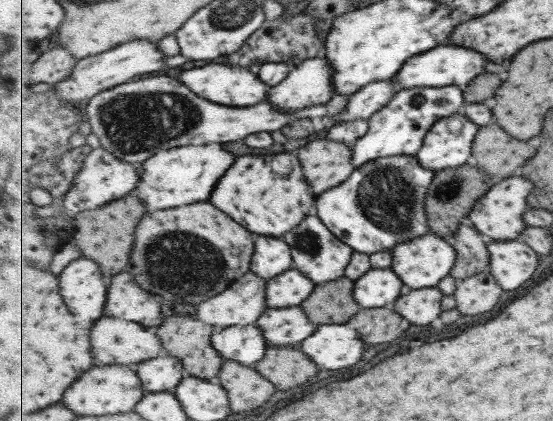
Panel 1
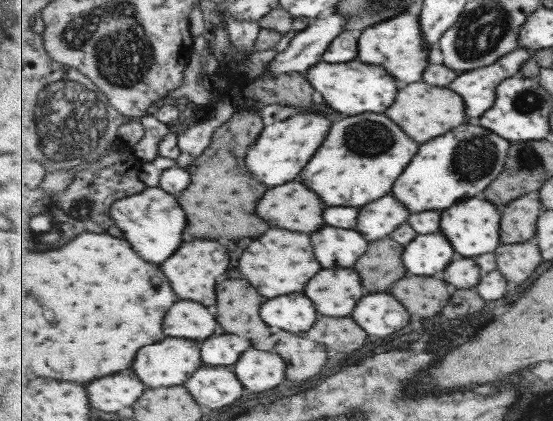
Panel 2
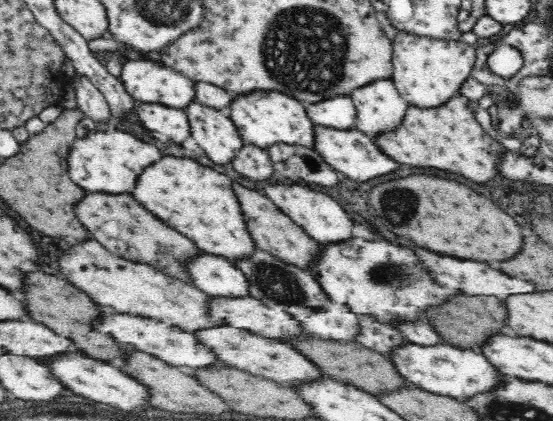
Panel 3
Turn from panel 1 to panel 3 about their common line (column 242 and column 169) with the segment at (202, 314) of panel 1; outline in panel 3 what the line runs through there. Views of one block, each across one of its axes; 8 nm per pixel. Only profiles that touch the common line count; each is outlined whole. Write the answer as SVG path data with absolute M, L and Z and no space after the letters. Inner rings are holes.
M94 239L84 244L80 241L72 247L72 252L68 252L64 258L58 258L56 262L62 266L60 272L68 276L67 280L72 280L78 289L88 290L88 294L96 298L96 303L100 302L100 306L112 312L154 319L190 333L228 325L226 319L210 313L213 296L206 291L177 278L170 278L153 267L148 268L148 265L116 258Z

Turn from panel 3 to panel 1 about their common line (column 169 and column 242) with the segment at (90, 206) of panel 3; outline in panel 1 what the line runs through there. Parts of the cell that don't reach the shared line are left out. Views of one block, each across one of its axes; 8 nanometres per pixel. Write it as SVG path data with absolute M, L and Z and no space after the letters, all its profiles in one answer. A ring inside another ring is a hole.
M211 202L149 212L139 224L135 238L137 246L126 271L135 274L135 280L145 290L161 294L171 302L189 304L205 302L251 271L256 244L253 232Z

